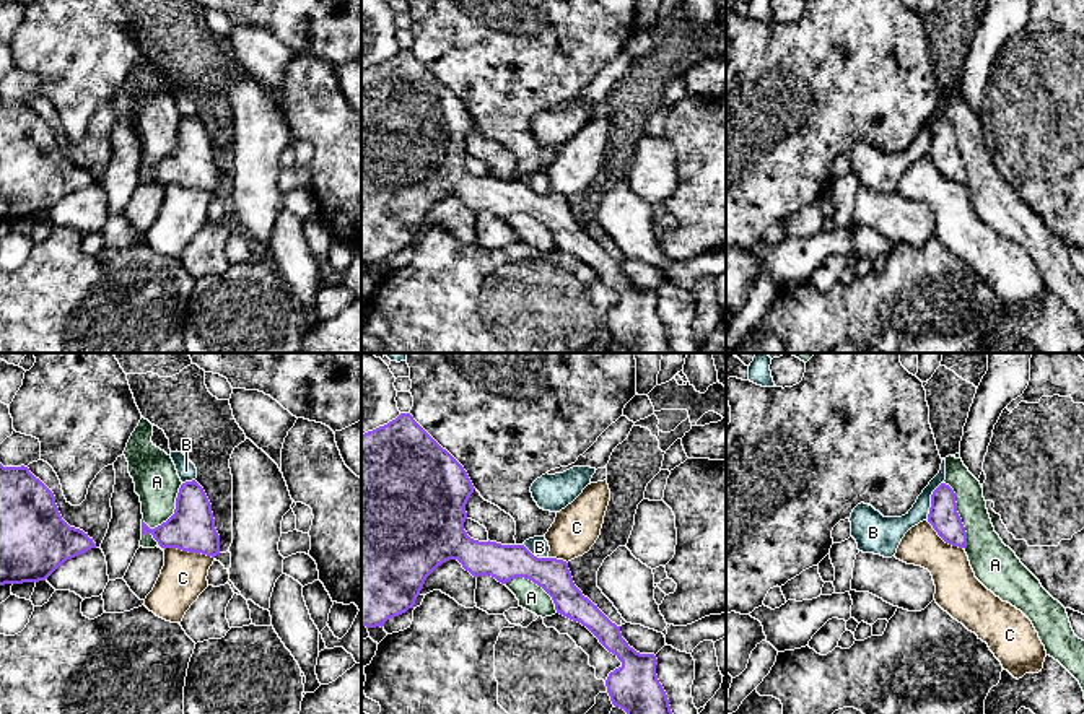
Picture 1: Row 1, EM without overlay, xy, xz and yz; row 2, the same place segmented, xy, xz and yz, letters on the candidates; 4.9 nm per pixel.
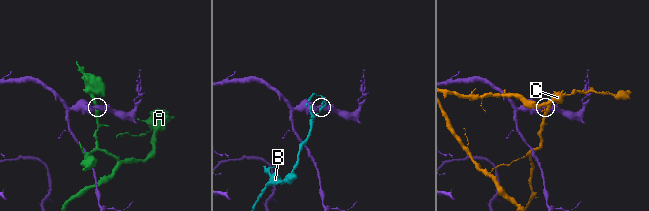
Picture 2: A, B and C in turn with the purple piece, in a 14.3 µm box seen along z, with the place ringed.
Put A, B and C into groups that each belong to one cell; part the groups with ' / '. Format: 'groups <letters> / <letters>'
groups A / B / C

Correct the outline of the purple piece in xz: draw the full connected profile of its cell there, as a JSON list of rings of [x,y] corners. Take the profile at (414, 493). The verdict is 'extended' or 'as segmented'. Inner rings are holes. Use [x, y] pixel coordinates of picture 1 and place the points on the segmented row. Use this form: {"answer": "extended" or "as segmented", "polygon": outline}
{"answer": "as segmented", "polygon": [[[410,413],[361,434],[361,625],[382,628],[389,618],[413,608],[426,577],[449,559],[457,559],[474,577],[492,576],[501,584],[524,577],[552,597],[557,613],[586,626],[622,662],[605,680],[615,707],[627,714],[672,714],[656,675],[656,655],[628,646],[620,626],[575,586],[566,561],[537,558],[524,545],[479,542],[467,535],[466,504],[474,490],[464,467]]]}

